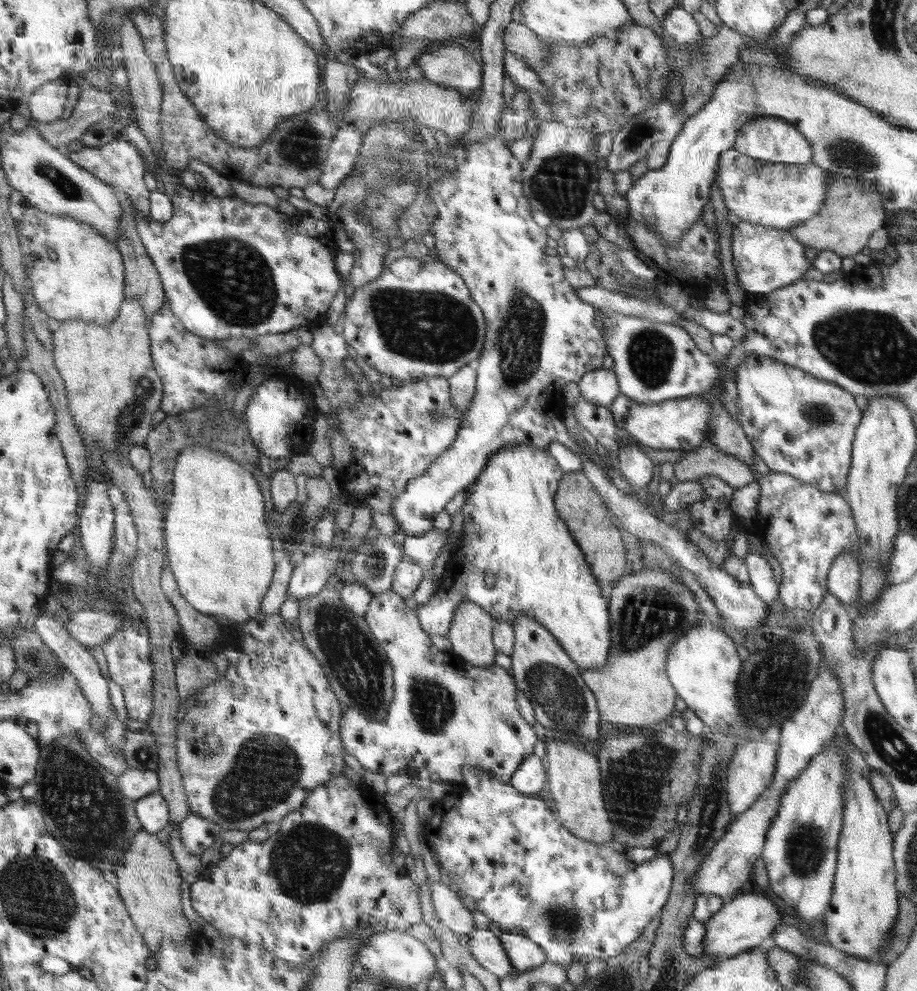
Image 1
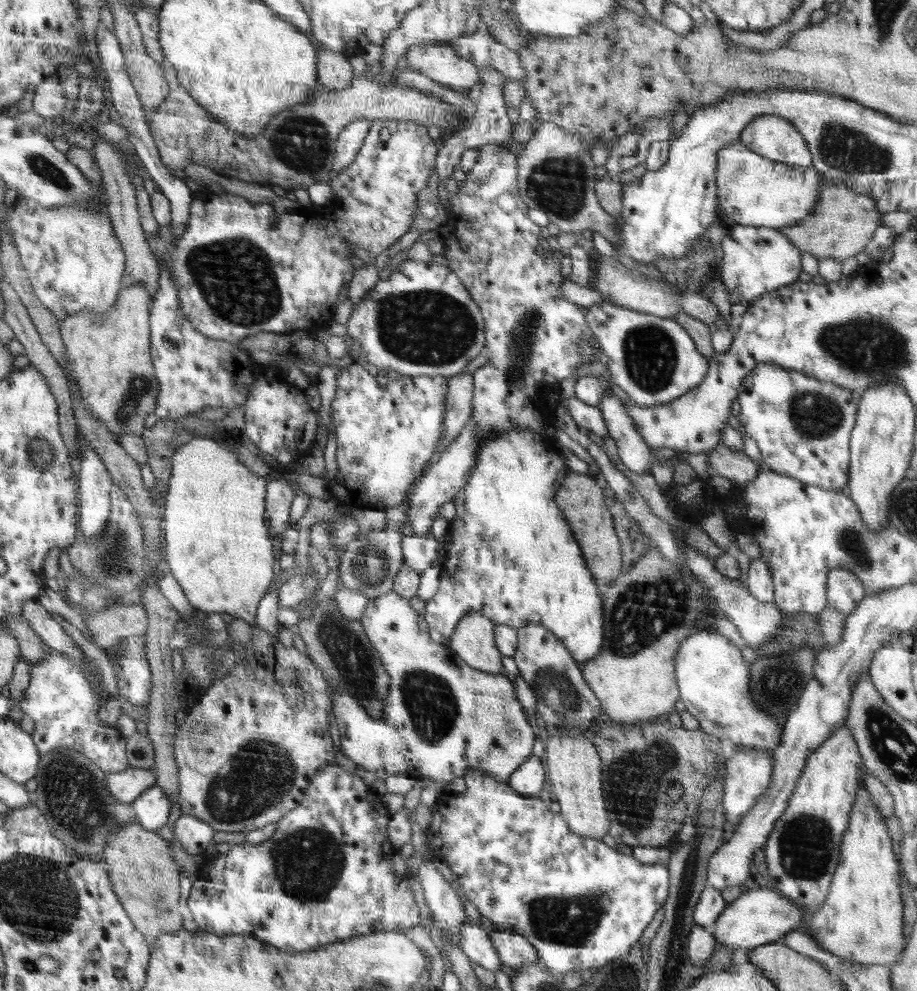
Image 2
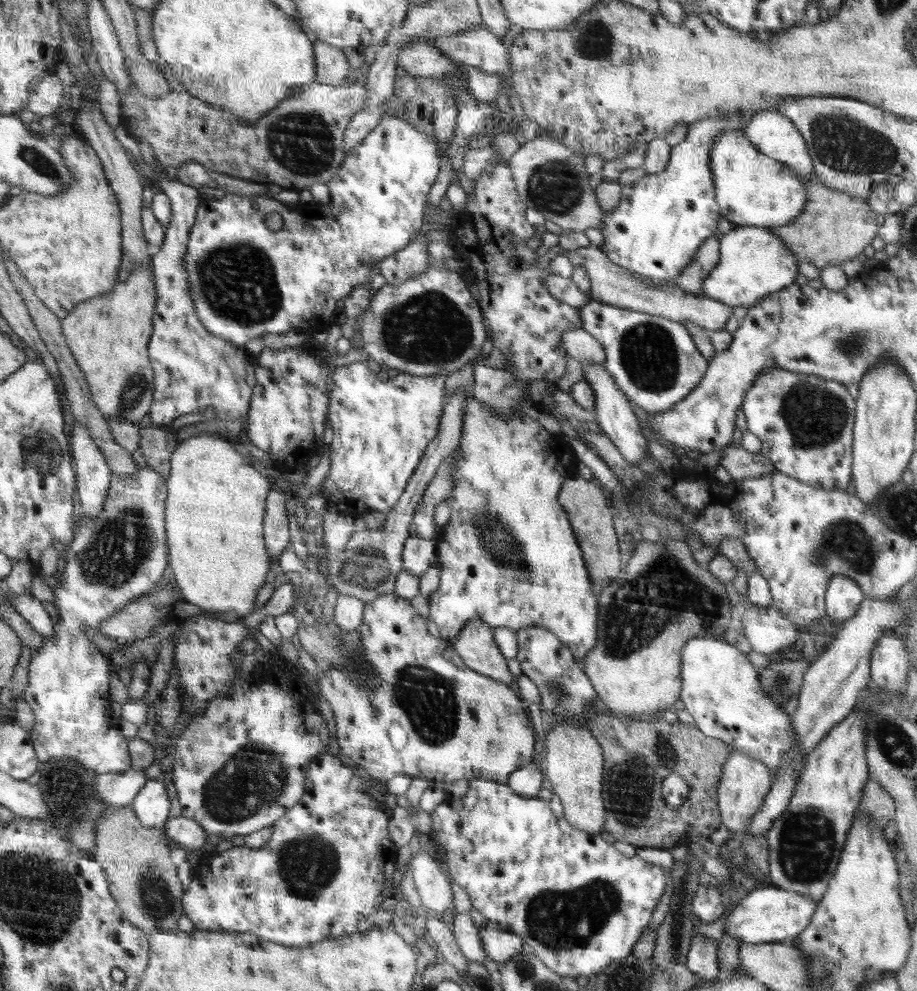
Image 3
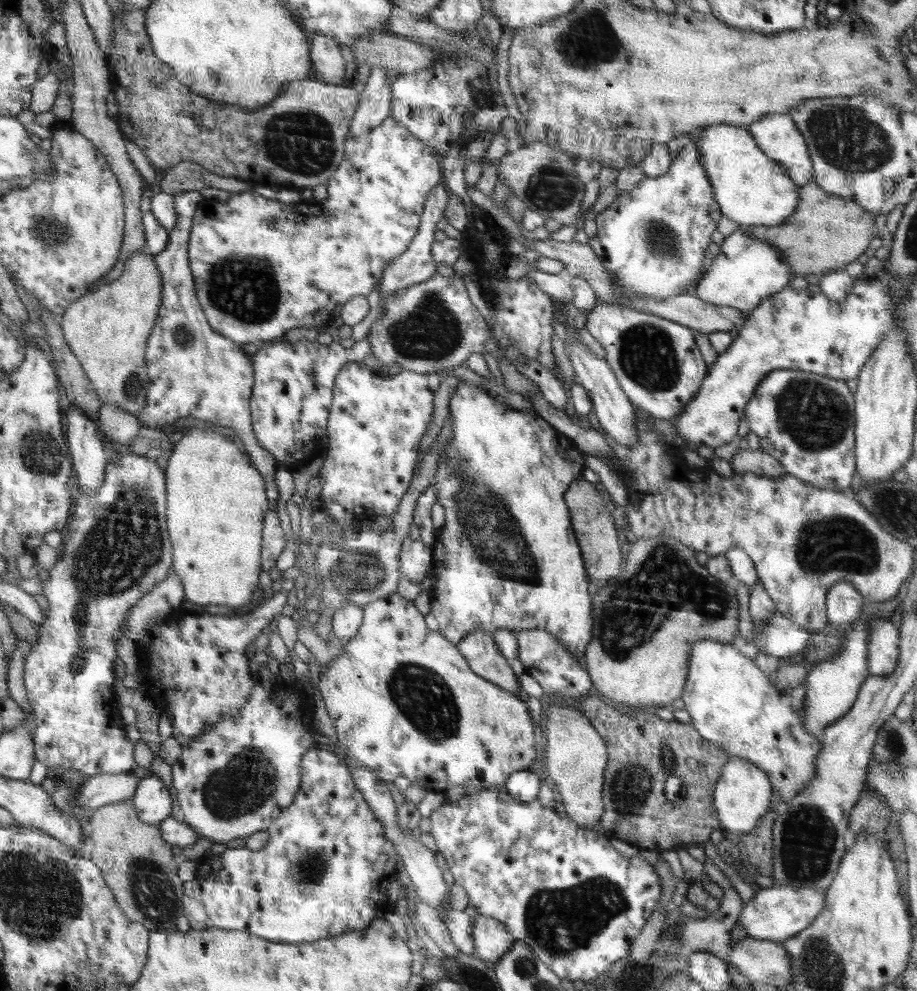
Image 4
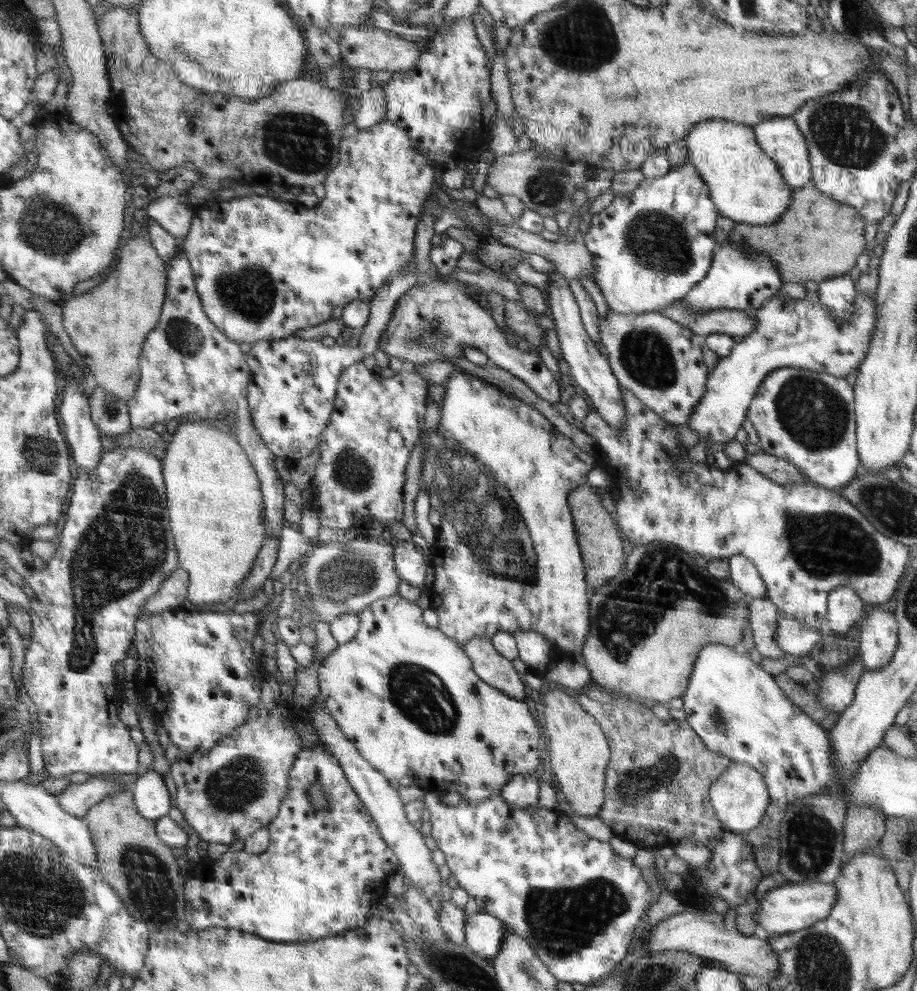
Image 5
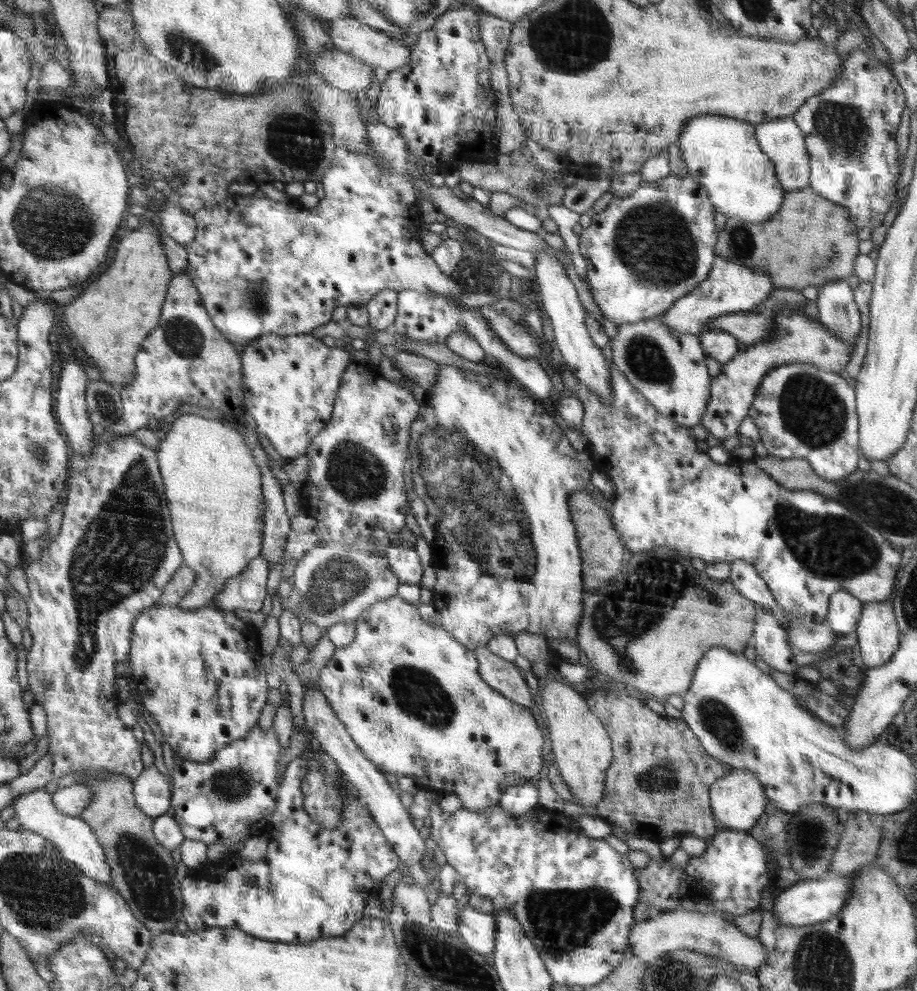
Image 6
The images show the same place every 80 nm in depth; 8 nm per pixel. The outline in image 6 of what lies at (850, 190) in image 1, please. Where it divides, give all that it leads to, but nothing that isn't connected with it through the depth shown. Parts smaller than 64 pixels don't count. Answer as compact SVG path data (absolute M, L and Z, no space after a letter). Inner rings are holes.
M810 186L787 190L781 210L768 221L752 223L738 217L727 218L724 228L718 231L717 255L728 258L729 262L742 263L756 270L768 270L772 275L774 288L791 288L801 292L808 286L815 286L819 290L829 282L848 279L853 274L860 240L858 228L849 218L850 213L844 206L818 195Z

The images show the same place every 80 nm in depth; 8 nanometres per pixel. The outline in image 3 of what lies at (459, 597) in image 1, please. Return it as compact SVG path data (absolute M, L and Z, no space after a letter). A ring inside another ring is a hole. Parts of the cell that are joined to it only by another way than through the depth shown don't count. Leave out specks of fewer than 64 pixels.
M471 394L466 398L466 412L464 412L464 422L462 422L462 437L459 447L460 462L451 472L453 475L453 489L449 492L449 497L445 500L450 507L450 520L442 530L442 540L437 544L437 566L440 571L438 588L429 596L430 613L429 617L436 624L443 640L454 643L461 630L465 628L470 620L483 620L486 624L496 630L499 626L506 626L512 630L519 631L532 626L540 626L546 630L553 631L555 635L581 661L586 654L597 644L597 622L600 620L599 600L592 596L590 590L590 578L582 560L582 552L578 546L578 541L574 537L573 530L568 522L568 515L559 502L562 485L567 479L575 474L578 462L574 452L569 445L566 436L549 434L540 425L540 422L532 422L528 418L517 416L498 416L494 409L482 406Z

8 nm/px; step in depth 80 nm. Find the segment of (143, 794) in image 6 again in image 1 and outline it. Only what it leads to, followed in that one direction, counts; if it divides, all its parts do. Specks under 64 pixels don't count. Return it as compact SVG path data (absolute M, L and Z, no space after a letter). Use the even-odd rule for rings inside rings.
M159 790L151 792L136 801L137 817L141 821L142 829L154 835L168 824L168 805Z

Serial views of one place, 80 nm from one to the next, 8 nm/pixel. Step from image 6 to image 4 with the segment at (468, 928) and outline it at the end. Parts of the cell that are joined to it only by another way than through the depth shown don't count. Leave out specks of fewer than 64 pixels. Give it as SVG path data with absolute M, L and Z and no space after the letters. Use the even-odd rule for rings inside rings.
M479 915L474 919L472 929L473 955L490 964L508 954L517 941L505 923L493 917Z

